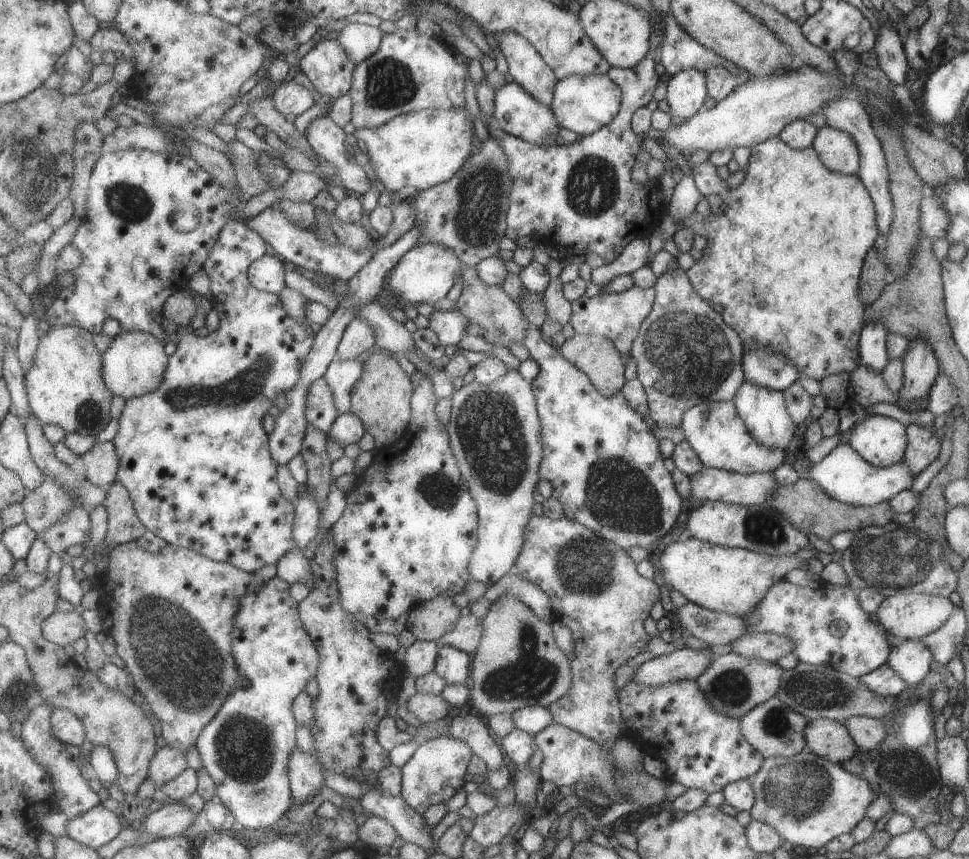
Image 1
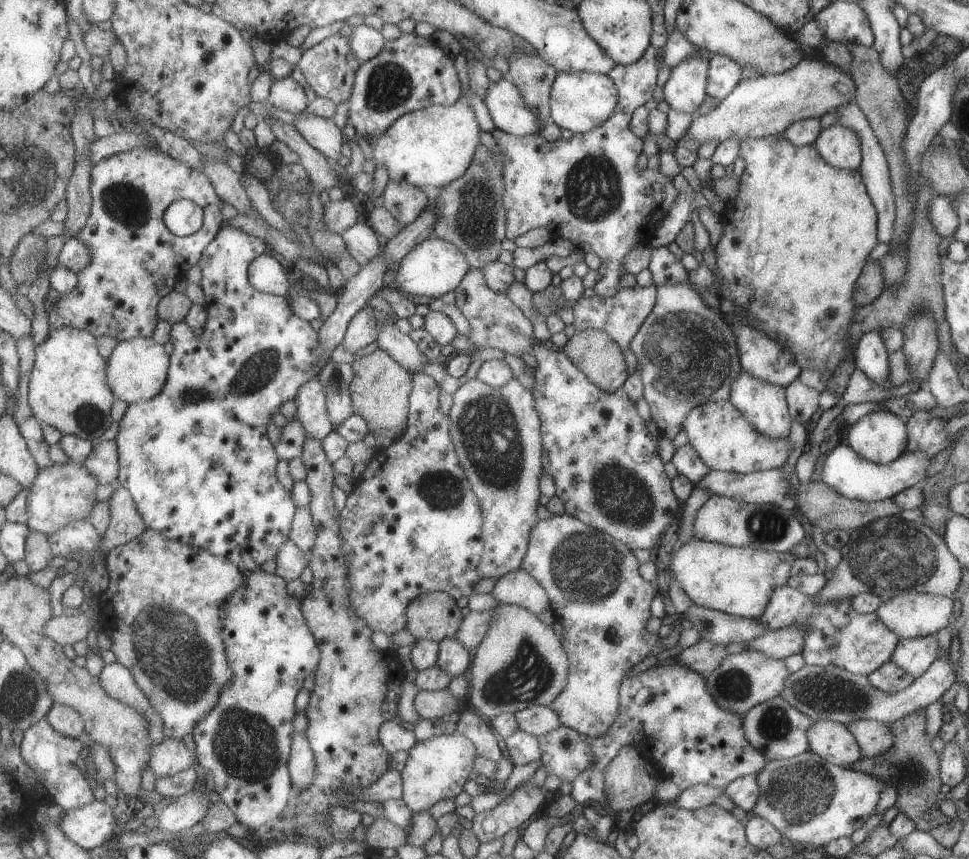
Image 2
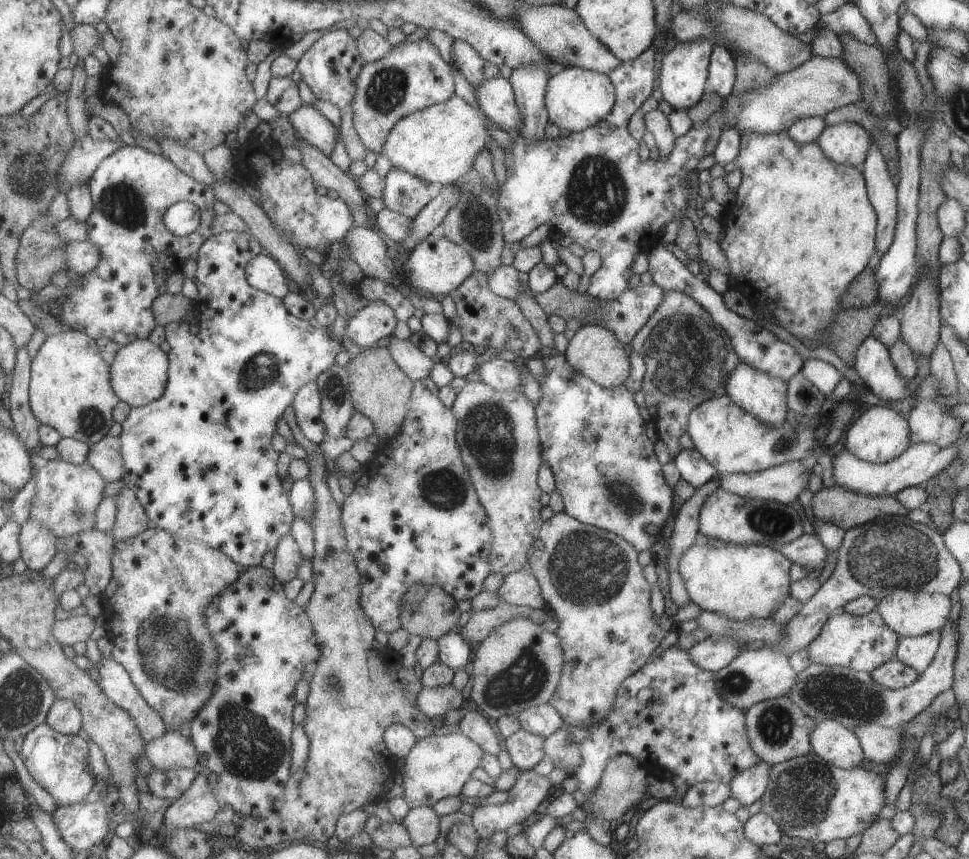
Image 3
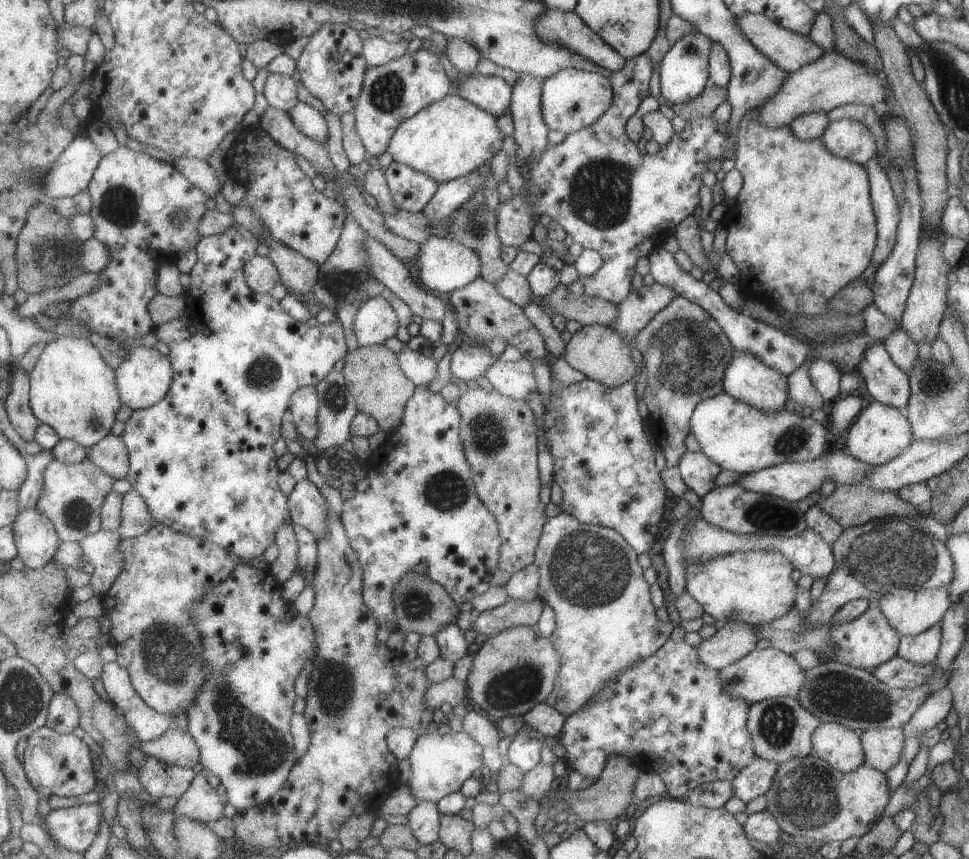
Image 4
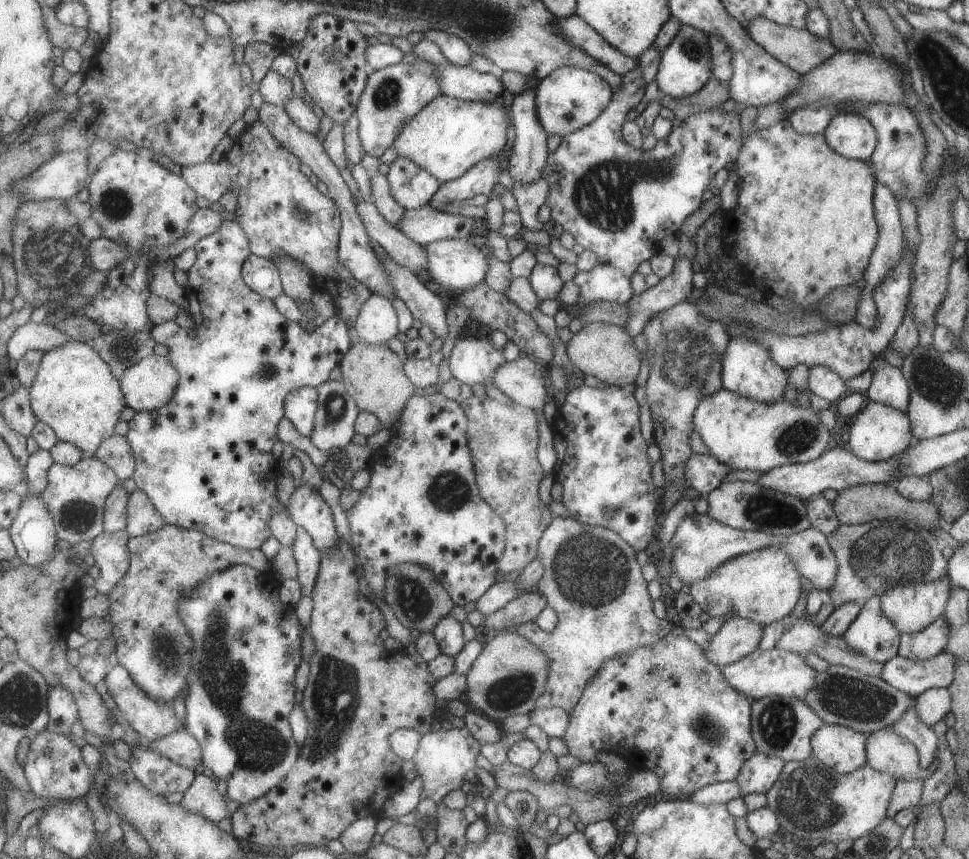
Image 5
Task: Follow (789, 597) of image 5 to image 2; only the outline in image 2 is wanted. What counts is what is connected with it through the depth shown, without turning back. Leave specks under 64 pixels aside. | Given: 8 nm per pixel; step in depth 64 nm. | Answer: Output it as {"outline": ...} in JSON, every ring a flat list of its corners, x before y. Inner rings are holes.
{"outline":[[695,540,674,547,668,568,693,605,734,617,758,619,773,590,786,584,790,577,789,568,795,559,791,553]]}

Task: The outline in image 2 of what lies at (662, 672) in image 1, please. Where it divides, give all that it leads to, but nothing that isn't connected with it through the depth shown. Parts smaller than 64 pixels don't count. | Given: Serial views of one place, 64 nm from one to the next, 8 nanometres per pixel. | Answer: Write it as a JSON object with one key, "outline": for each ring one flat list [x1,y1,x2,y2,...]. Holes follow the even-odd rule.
{"outline":[[701,639,667,661,677,661,706,677,728,656,725,645,713,644,712,642]]}

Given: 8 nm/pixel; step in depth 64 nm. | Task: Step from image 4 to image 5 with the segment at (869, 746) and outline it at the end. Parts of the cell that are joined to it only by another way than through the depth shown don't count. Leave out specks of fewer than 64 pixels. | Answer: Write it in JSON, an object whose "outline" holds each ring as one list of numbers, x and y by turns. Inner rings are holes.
{"outline":[[889,727,868,733,865,750,866,764,873,770,894,776,895,780,923,780,931,773,919,766,915,747]]}

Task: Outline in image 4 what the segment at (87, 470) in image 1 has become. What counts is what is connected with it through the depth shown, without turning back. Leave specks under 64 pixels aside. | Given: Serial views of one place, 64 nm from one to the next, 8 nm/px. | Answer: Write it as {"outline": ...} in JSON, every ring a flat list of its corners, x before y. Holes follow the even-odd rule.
{"outline":[[123,434,109,435,89,450,89,458,116,479,125,479,130,471,130,454]]}

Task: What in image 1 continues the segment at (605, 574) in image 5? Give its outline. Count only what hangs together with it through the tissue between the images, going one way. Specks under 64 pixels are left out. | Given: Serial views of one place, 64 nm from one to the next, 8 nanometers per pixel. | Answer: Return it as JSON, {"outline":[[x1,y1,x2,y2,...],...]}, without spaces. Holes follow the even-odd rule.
{"outline":[[533,515,525,533,526,544,520,560,515,565,517,574,539,585,552,600,553,616,570,626,574,640,580,645,572,656,573,680,569,692,554,702,552,709,554,719,560,725,578,730,583,736,596,743,613,740,620,732,620,701,615,693,613,676,615,670,627,660,646,650,647,641,651,639,643,629,643,620,649,616,653,603,659,600,659,587,654,581,647,580,635,572,635,562,614,542,601,538,580,522,565,516,553,519,542,515]]}

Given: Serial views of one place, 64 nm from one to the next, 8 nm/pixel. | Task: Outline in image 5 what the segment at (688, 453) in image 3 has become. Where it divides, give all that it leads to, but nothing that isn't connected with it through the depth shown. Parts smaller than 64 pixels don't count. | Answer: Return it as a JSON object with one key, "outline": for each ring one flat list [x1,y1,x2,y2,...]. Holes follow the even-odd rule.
{"outline":[[693,453,684,462,684,475,691,489,704,497,706,493,717,488,731,469,724,462,719,462,713,455]]}

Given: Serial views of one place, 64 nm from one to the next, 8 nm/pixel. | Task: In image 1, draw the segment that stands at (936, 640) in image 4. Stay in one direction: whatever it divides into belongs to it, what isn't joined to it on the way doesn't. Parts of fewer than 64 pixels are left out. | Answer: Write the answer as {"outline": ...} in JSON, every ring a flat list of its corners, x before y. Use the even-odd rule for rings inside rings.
{"outline":[[919,639,901,640,890,648,887,666,897,673,902,681,913,687,929,670,932,654,930,648]]}

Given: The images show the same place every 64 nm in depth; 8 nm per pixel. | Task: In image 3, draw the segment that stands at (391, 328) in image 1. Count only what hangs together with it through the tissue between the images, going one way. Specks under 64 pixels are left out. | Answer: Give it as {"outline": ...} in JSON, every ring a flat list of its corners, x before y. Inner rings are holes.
{"outline":[[391,336,391,343,388,345,392,350,393,358,396,359,399,366,415,382,429,378,437,361,429,358,413,341,408,339,399,339]]}

